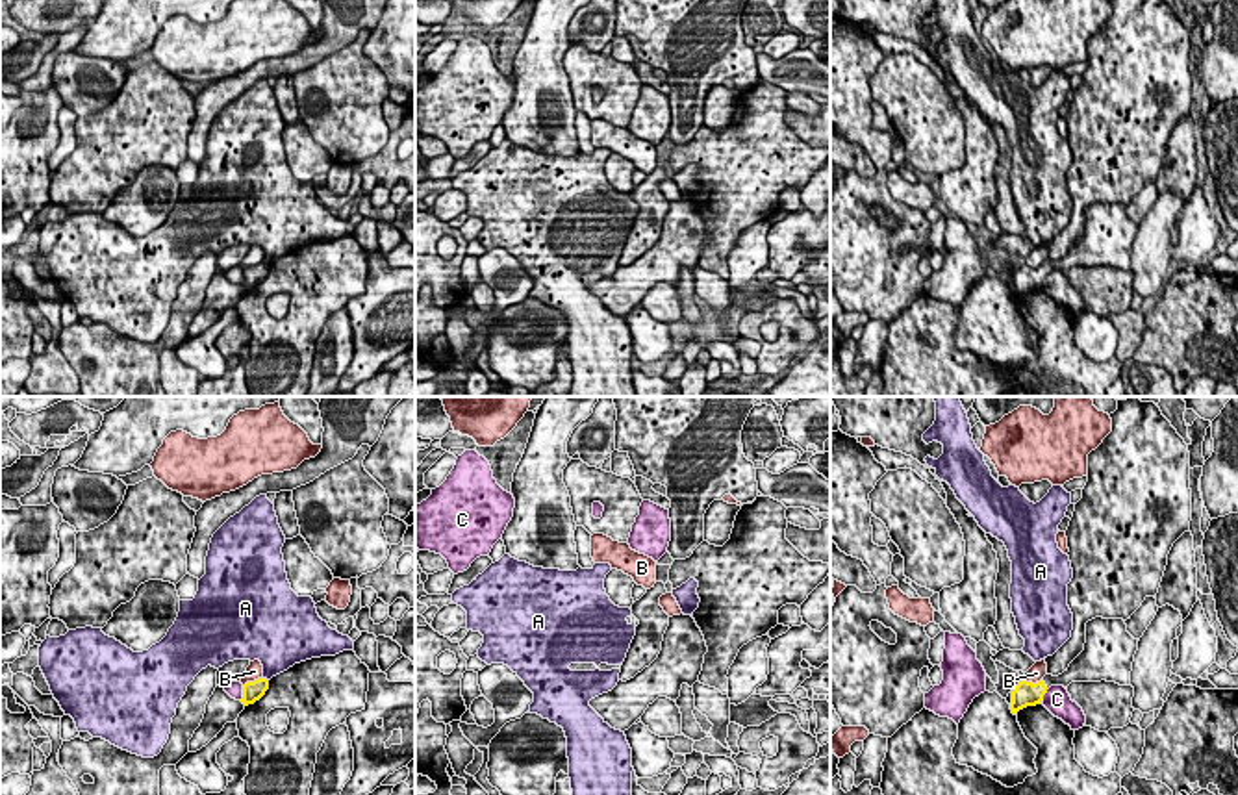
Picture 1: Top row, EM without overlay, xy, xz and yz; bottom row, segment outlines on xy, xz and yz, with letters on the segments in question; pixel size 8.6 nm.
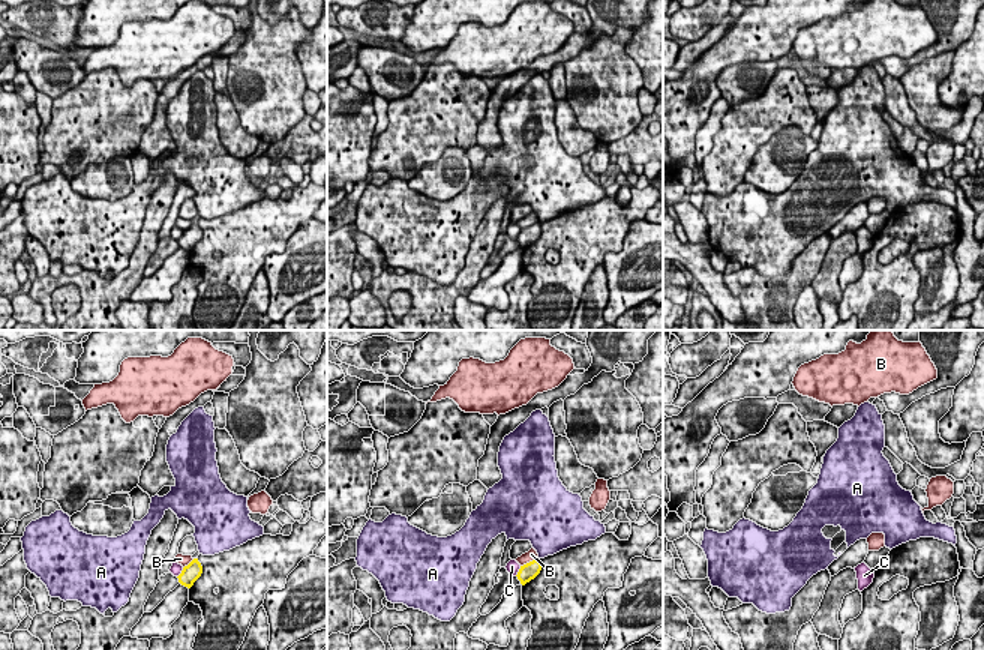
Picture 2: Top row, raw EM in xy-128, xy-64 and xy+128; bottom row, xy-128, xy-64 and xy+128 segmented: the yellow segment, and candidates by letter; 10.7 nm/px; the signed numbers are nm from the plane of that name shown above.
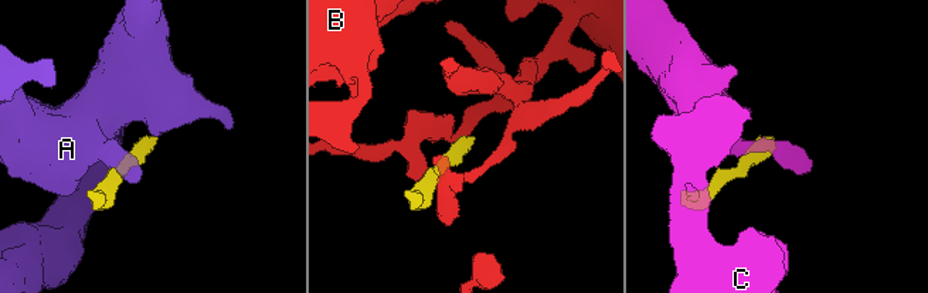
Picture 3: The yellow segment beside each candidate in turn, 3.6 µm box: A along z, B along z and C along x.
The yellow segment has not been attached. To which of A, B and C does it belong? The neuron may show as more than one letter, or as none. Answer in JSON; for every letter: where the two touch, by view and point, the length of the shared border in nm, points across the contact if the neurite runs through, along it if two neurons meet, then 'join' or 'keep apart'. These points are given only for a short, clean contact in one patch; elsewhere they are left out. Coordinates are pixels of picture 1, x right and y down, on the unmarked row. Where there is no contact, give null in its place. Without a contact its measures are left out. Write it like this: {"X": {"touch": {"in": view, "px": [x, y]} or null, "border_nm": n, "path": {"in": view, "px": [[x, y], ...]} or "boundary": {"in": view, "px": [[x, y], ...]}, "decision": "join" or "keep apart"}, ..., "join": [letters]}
{"A": {"touch": {"in": "xy", "px": [265, 264]}, "border_nm": 70, "decision": "keep apart"}, "B": {"touch": {"in": "xy", "px": [254, 265]}, "border_nm": 200, "decision": "keep apart"}, "C": {"touch": {"in": "xy", "px": [243, 278]}, "border_nm": 130, "decision": "keep apart"}, "join": []}

